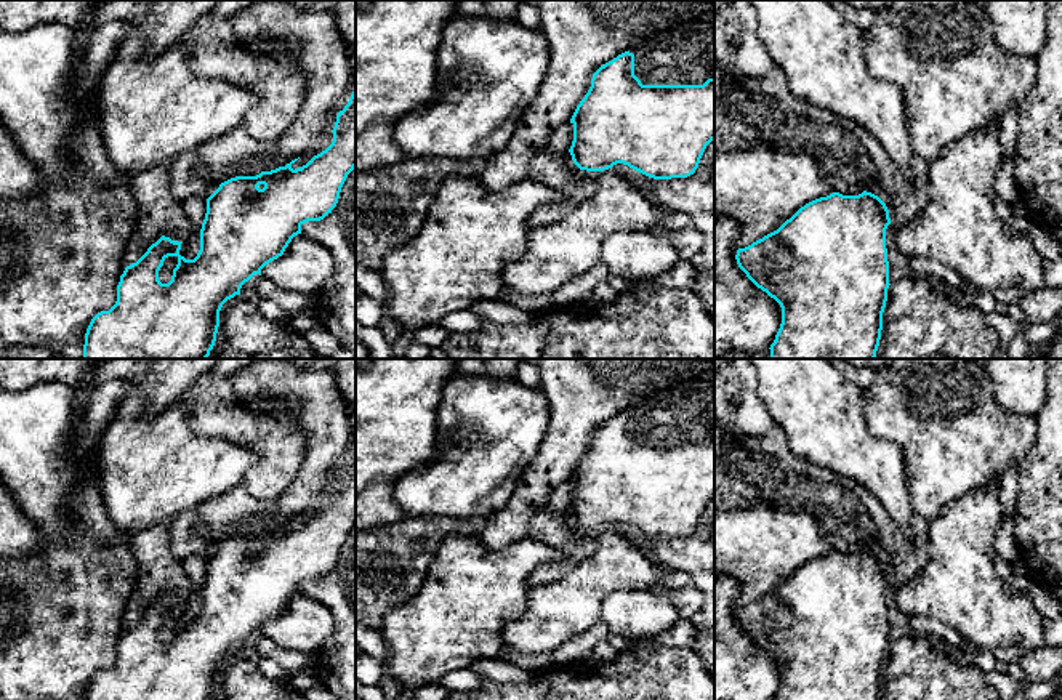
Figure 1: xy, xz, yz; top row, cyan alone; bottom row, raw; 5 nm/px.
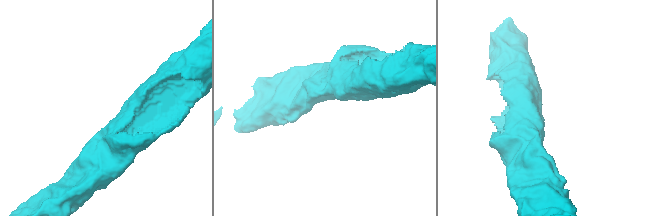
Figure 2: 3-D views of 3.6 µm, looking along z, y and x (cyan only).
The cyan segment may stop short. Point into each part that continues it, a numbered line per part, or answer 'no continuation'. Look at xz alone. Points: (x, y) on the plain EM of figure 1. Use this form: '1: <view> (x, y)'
1: xz (684, 414)

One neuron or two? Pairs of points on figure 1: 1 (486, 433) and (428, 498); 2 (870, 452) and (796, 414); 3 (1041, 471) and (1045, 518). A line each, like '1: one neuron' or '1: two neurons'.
1: one neuron
2: one neuron
3: one neuron

